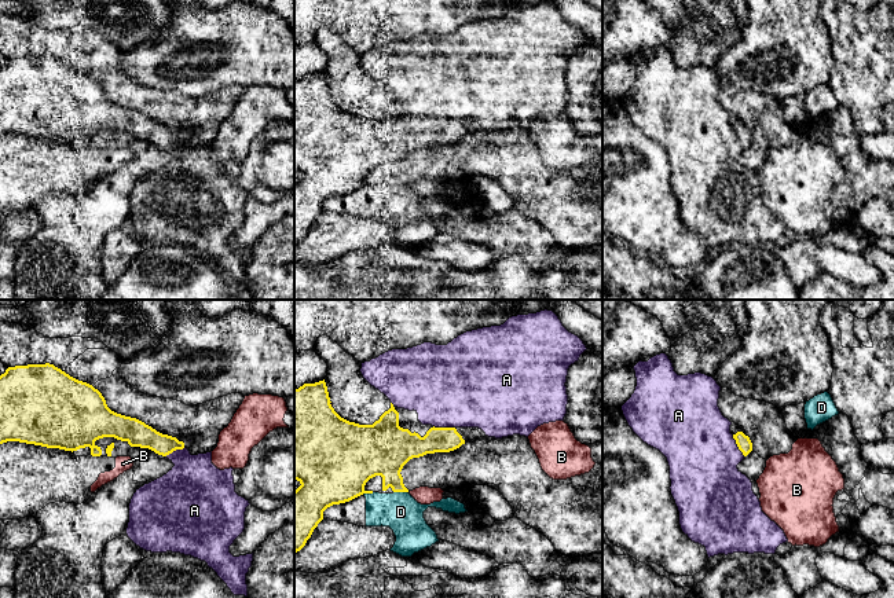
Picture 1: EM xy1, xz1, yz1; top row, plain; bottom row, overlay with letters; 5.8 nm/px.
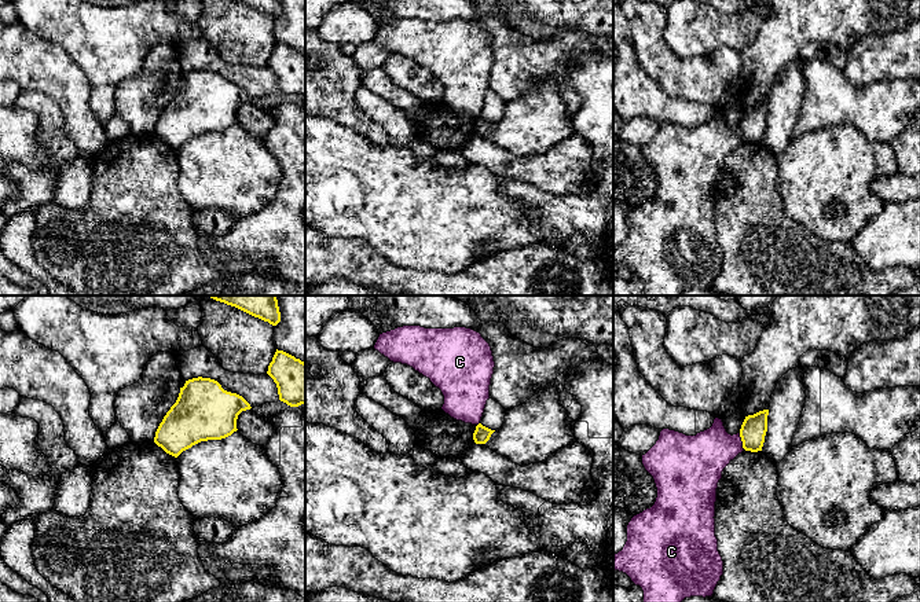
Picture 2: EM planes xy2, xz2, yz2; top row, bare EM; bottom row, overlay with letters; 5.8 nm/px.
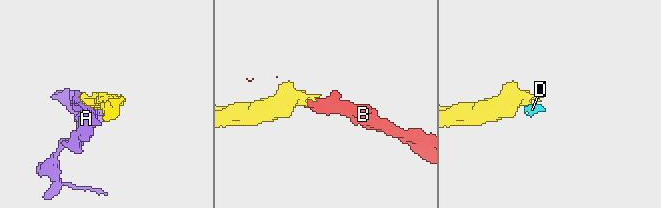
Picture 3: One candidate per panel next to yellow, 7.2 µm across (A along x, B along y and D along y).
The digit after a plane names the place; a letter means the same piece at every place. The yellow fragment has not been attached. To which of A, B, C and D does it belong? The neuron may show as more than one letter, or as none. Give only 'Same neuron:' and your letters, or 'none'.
Same neuron: A

